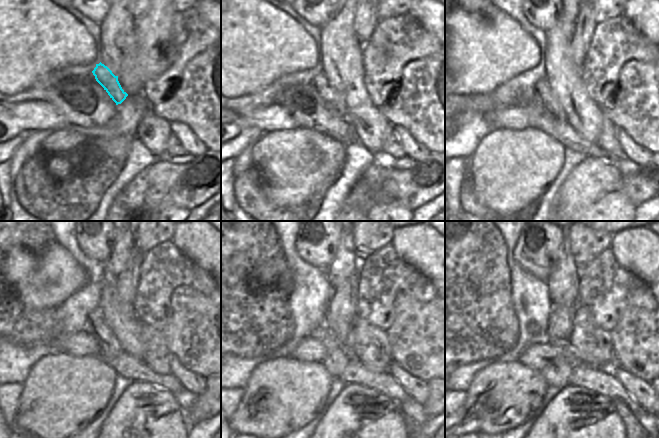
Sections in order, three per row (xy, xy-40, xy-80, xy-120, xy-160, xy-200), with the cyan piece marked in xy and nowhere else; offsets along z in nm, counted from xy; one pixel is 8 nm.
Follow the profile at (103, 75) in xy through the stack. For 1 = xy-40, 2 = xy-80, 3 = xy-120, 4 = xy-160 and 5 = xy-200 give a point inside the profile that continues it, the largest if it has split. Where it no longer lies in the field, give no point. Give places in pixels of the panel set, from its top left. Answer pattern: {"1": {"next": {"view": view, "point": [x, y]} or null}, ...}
{"1": {"next": {"view": "xy-40", "point": [333, 102]}}, "2": {"next": {"view": "xy-80", "point": [543, 96]}}, "3": {"next": {"view": "xy-120", "point": [96, 326]}}, "4": {"next": {"view": "xy-160", "point": [337, 354]}}, "5": {"next": {"view": "xy-200", "point": [557, 374]}}}

